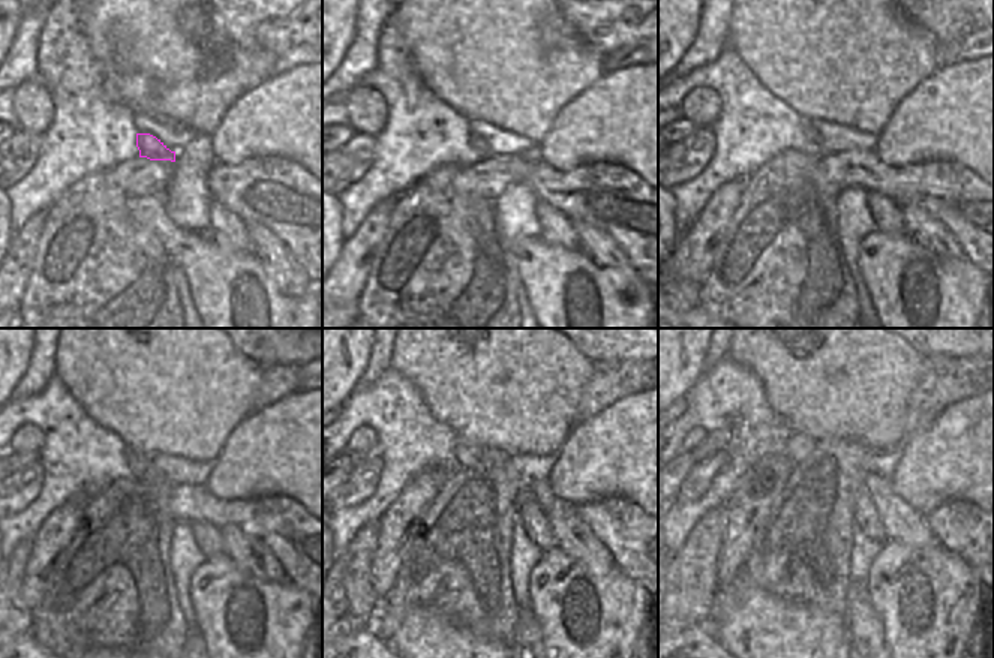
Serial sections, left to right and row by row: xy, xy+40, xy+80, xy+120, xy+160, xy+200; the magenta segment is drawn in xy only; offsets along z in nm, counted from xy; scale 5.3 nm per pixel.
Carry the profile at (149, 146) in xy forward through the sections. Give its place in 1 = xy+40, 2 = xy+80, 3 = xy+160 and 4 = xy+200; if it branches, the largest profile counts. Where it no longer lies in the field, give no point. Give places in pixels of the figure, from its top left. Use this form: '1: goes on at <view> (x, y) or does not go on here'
1: goes on at xy+40 (477, 141)
2: goes on at xy+80 (808, 131)
3: goes on at xy+160 (465, 454)
4: goes on at xy+200 (799, 445)

